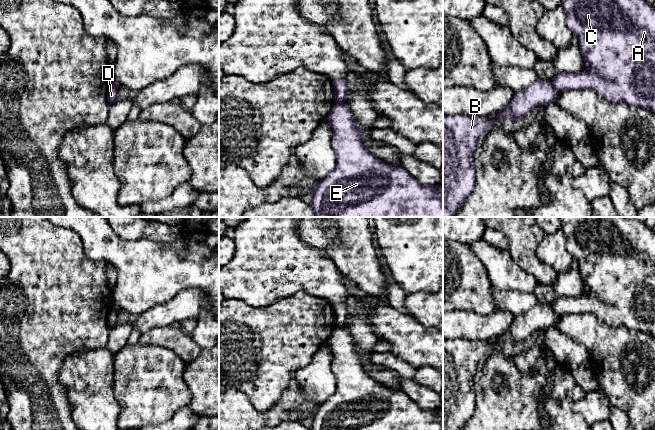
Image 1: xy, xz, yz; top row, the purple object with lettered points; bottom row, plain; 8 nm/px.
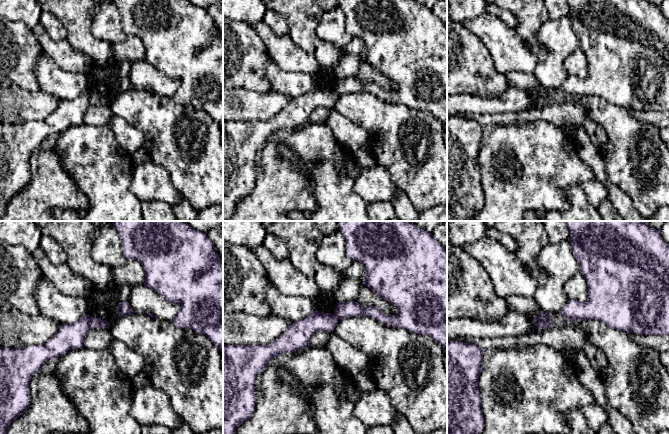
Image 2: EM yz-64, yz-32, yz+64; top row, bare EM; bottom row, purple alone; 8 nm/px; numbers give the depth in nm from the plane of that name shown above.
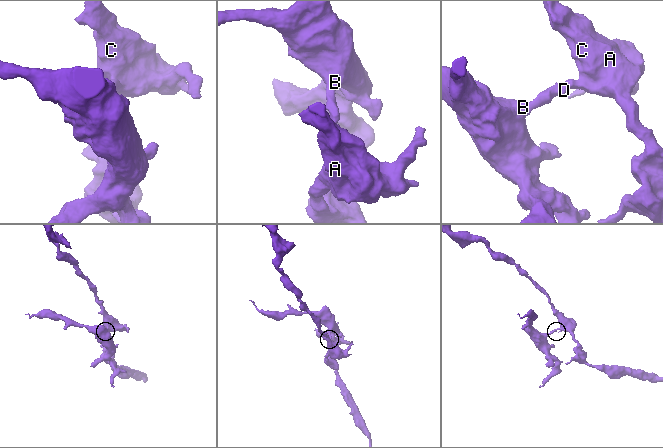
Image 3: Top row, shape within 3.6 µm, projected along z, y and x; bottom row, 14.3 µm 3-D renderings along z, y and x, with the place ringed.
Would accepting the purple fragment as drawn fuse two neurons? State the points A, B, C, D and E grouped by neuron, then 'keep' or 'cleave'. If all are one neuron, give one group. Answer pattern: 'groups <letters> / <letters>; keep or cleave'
groups A C E / B D; cleave

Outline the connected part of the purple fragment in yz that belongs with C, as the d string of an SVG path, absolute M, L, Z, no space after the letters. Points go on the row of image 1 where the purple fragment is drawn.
M561 0L566 25L579 40L588 68L580 73L559 73L552 82L559 92L590 89L611 102L625 102L655 113L655 9L645 0Z

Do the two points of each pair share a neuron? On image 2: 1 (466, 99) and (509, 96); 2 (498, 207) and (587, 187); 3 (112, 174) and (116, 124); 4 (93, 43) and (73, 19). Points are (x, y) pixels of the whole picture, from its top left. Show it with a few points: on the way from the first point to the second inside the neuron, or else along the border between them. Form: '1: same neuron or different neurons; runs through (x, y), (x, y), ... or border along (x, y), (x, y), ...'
1: same neuron; runs through (477, 104), (501, 104)
2: different neurons; border along (595, 177), (579, 184)
3: different neurons; border along (107, 125), (116, 136), (119, 144), (129, 153)
4: same neuron; runs through (87, 37), (78, 28), (78, 25)

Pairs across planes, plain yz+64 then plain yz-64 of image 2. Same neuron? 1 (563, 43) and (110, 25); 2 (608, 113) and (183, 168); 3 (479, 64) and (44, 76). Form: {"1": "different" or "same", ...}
{"1": "same", "2": "same", "3": "different"}

